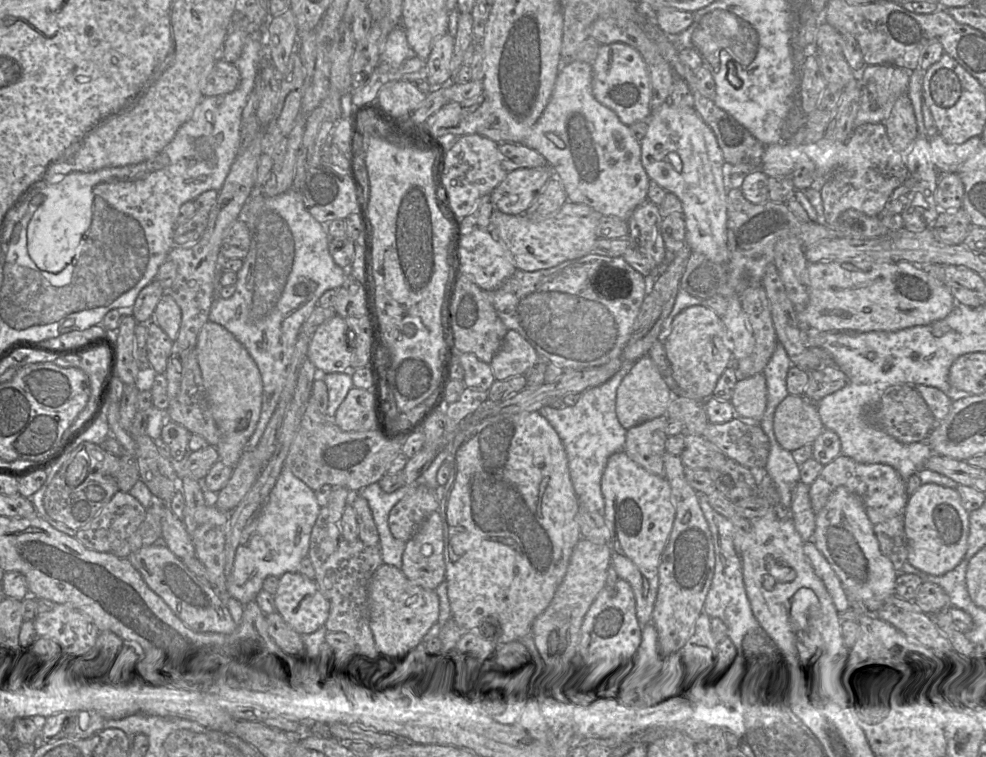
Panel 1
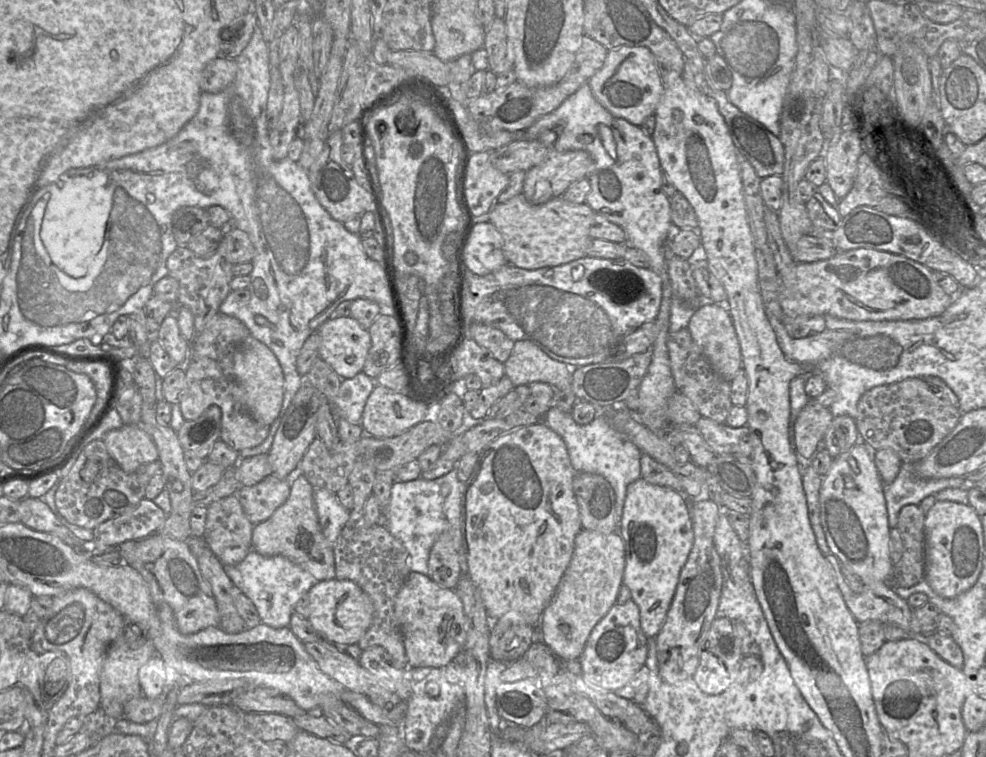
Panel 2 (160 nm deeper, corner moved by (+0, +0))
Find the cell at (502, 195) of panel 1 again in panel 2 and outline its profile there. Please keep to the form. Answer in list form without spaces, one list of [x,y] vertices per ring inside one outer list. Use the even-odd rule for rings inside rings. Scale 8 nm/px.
[[[584,150],[549,151],[545,159],[525,172],[522,195],[531,205],[560,197],[569,186],[587,178],[594,160]]]

